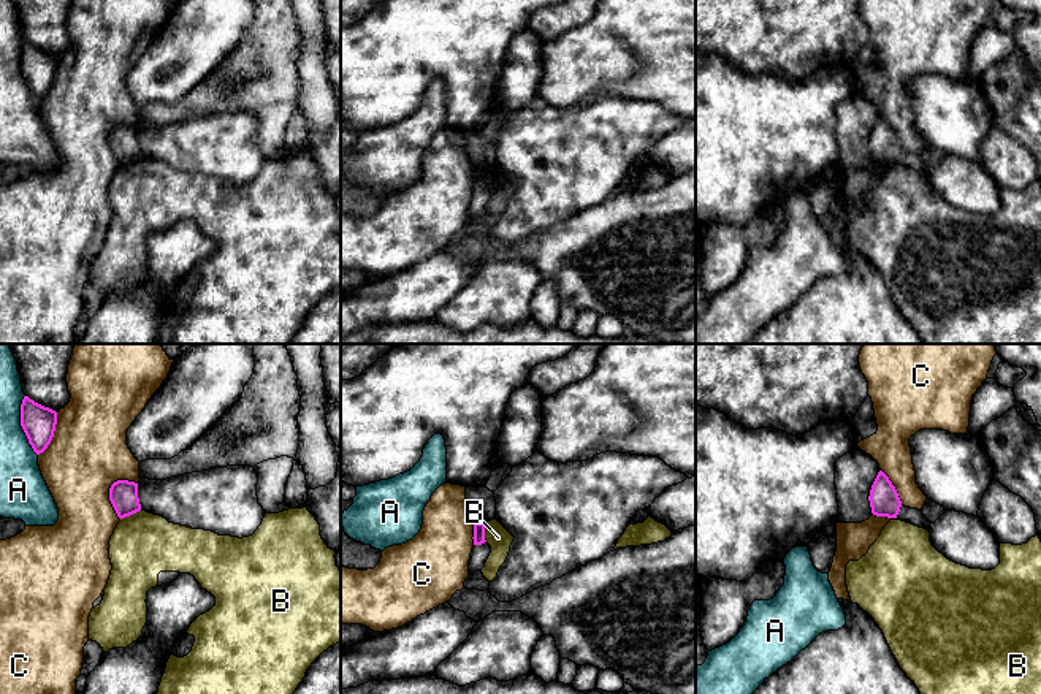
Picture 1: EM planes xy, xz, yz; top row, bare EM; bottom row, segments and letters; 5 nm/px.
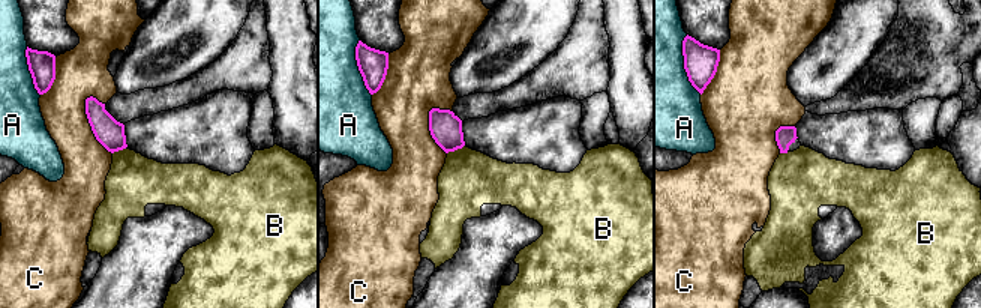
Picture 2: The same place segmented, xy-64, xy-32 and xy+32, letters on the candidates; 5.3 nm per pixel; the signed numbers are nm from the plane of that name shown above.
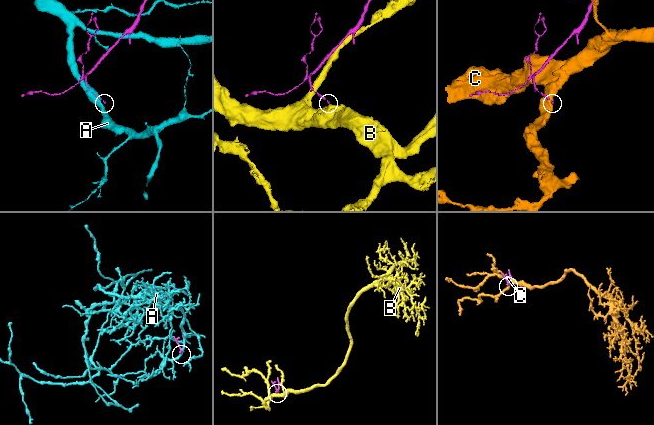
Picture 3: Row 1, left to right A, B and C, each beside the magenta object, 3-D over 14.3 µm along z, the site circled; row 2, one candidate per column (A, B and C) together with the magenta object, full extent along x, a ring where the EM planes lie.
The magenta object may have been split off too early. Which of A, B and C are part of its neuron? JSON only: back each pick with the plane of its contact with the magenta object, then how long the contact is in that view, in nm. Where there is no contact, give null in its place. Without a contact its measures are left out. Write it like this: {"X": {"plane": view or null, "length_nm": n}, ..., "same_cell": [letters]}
{"same_cell": []}

